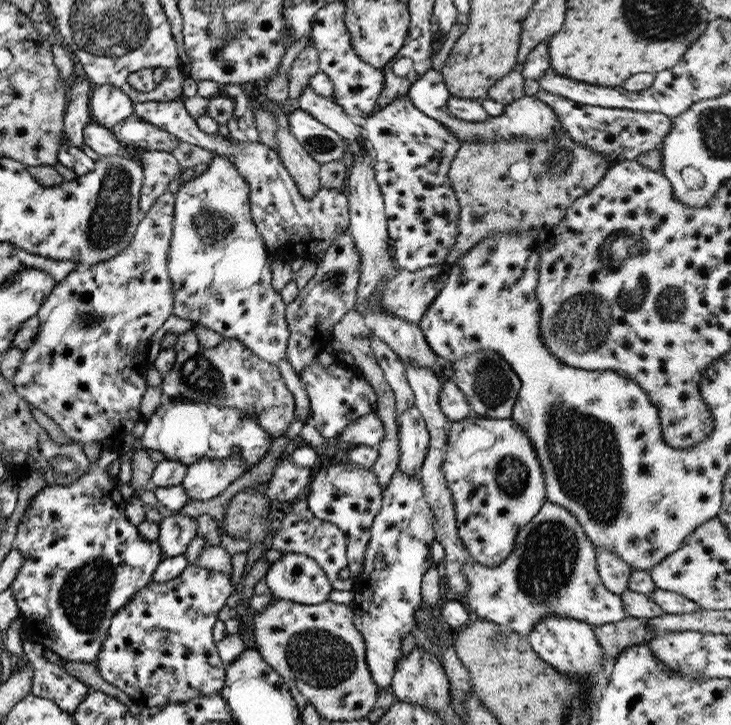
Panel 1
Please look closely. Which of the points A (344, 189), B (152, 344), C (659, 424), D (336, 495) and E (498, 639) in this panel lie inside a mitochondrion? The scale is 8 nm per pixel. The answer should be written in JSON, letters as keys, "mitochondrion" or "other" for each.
{"A":"other","B":"other","C":"other","D":"other","E":"mitochondrion"}

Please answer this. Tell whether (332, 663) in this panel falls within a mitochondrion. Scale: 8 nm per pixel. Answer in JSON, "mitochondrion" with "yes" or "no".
{"mitochondrion":"yes"}

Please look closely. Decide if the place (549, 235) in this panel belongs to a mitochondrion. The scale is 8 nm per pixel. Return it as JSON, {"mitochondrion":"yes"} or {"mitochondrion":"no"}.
{"mitochondrion":"no"}

